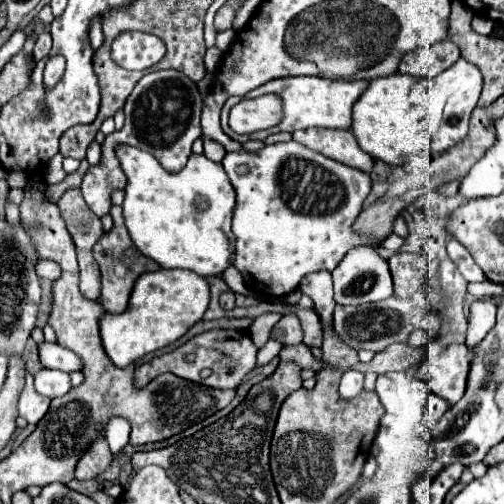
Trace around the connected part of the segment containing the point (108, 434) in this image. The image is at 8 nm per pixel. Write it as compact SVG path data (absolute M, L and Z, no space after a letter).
M115 417L109 421L107 431L105 431L105 439L113 451L113 455L119 455L125 445L129 443L129 423L121 417Z

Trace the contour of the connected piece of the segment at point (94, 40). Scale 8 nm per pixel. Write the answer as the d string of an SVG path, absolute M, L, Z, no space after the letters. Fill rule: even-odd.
M93 19L93 23L89 25L89 41L93 49L99 49L103 43L103 33L101 33L101 21Z

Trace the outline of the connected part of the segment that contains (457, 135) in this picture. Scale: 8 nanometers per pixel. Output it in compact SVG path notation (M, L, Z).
M459 59L455 65L451 65L447 71L441 73L441 83L445 87L449 87L453 93L451 97L447 99L447 105L445 105L445 111L443 111L443 123L441 123L441 129L437 131L435 139L433 139L433 151L435 153L443 153L447 151L449 147L457 145L461 139L465 139L467 135L467 129L469 129L469 119L471 119L471 111L475 109L477 105L477 99L479 99L479 93L481 93L481 87L483 87L483 77L481 77L481 71L465 61L465 59Z

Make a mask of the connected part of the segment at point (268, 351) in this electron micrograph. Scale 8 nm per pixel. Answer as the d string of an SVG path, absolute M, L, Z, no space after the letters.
M269 339L261 349L259 349L259 352L257 353L257 362L256 365L265 365L279 353L279 349L281 349L281 345L277 343L274 339Z

